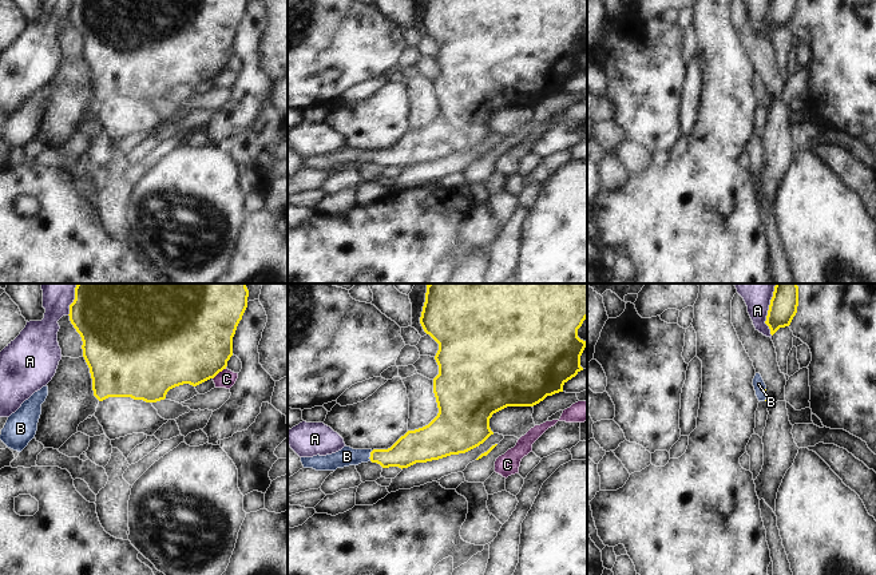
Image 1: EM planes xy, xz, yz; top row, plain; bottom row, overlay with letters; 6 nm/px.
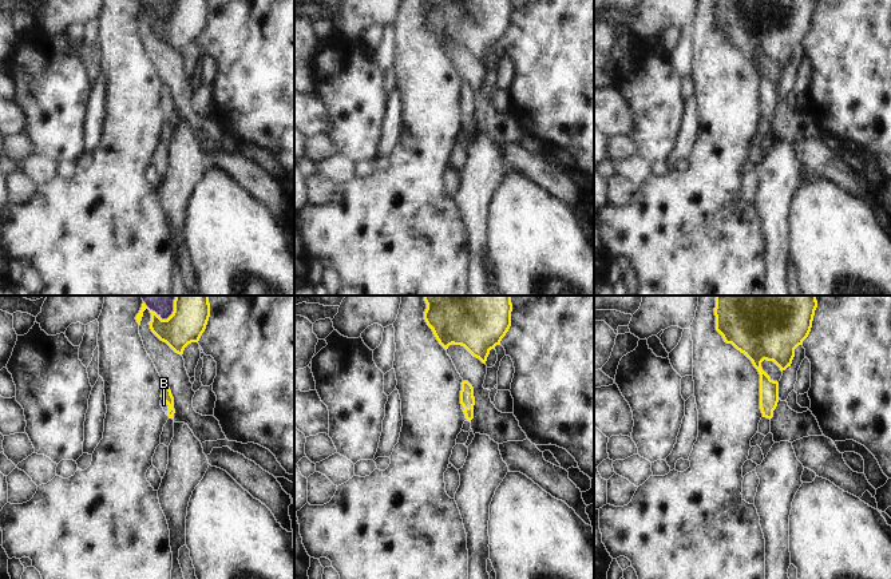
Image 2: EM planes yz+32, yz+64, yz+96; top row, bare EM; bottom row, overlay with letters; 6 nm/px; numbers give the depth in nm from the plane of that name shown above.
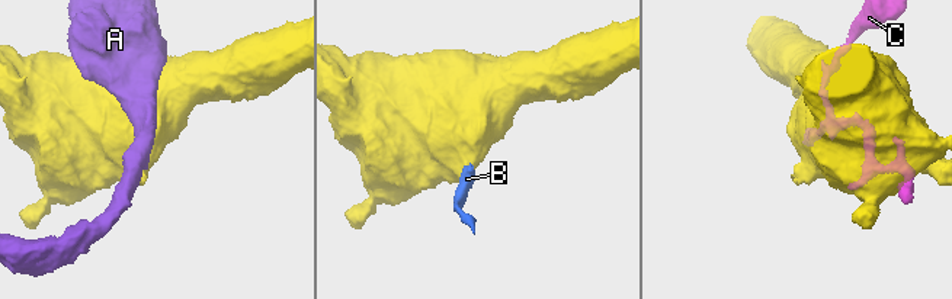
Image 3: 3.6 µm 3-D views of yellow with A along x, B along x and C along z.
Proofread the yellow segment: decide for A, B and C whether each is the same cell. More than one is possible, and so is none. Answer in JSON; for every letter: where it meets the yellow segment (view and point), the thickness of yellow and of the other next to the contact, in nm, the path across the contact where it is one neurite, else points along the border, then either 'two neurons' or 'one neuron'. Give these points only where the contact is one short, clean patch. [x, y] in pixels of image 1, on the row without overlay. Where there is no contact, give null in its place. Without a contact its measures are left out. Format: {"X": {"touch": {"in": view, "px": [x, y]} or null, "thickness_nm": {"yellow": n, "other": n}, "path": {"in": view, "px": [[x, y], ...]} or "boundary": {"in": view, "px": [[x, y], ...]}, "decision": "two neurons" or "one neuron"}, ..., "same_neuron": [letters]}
{"A": {"touch": {"in": "yz", "px": [767, 18]}, "thickness_nm": {"yellow": 160, "other": 120}, "decision": "two neurons"}, "B": {"touch": {"in": "xz", "px": [371, 157]}, "thickness_nm": {"yellow": 190, "other": 110}, "path": {"in": "xz", "px": [[411, 149], [396, 157], [371, 157], [347, 157]]}, "decision": "one neuron"}, "C": {"touch": {"in": "xy", "px": [220, 71]}, "thickness_nm": {"yellow": 500, "other": 110}, "decision": "two neurons"}, "same_neuron": ["B"]}

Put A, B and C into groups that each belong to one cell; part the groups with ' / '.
A / B / C

